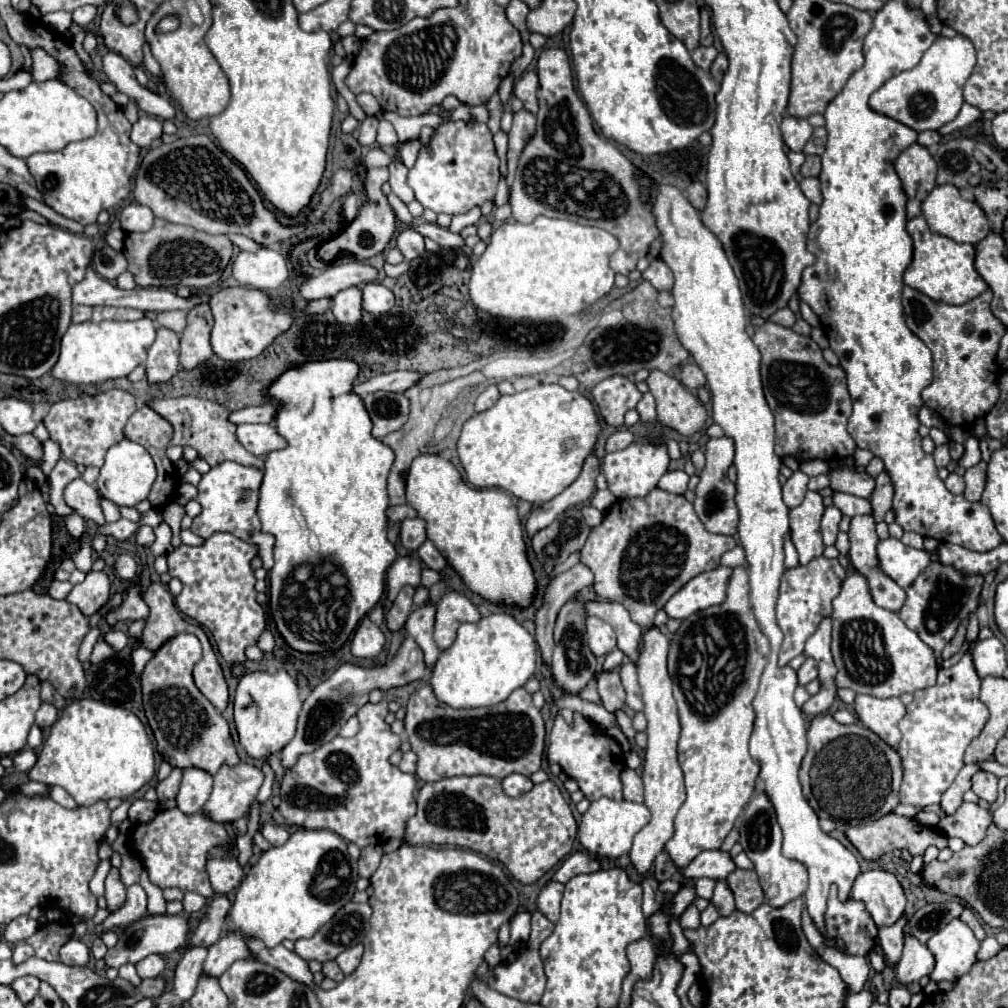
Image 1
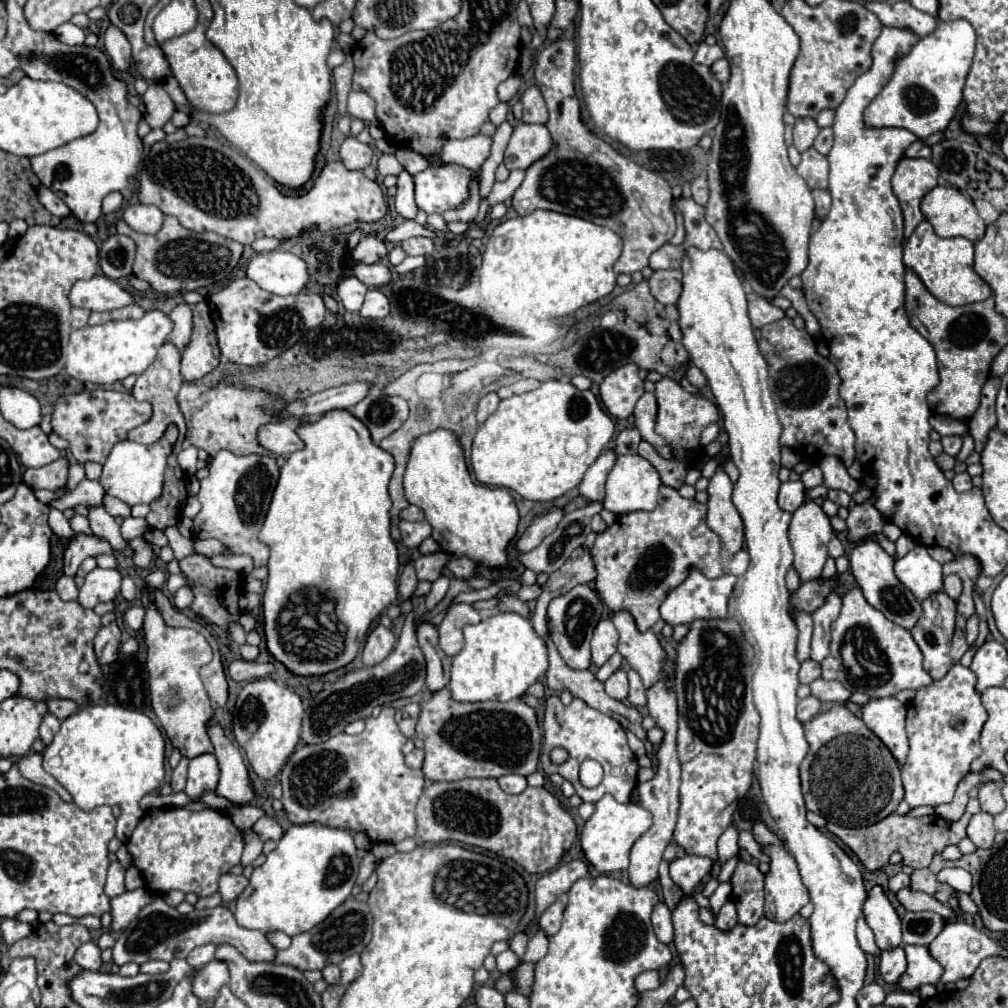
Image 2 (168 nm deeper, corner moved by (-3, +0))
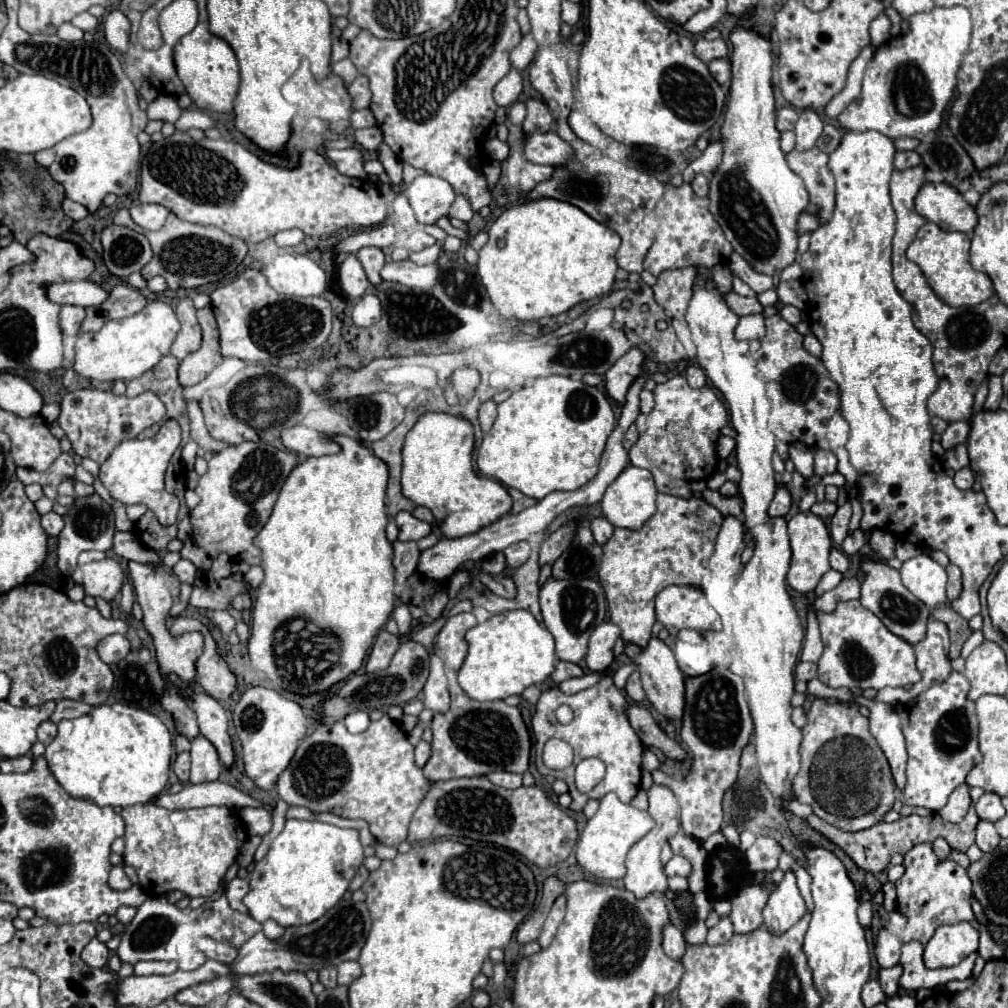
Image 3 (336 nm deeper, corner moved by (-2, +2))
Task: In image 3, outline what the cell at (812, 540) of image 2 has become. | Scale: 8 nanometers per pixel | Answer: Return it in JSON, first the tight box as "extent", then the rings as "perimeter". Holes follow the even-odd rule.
{"extent":[788,512,832,594],"perimeter":[[[798,512],[788,522],[788,534],[792,542],[792,564],[788,570],[788,584],[790,588],[806,594],[816,588],[820,578],[830,570],[828,554],[832,548],[832,538],[828,534],[828,528],[824,520],[812,512]]]}

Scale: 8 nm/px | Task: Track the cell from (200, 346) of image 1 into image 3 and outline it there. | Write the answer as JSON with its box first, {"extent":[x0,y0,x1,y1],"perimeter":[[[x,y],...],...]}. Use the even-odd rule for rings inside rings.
{"extent":[178,308,222,386],"perimeter":[[[200,308],[198,322],[202,326],[202,346],[180,362],[178,380],[182,386],[198,384],[200,380],[206,378],[206,374],[210,374],[222,362],[220,344],[218,344],[218,328],[216,328],[212,310]]]}

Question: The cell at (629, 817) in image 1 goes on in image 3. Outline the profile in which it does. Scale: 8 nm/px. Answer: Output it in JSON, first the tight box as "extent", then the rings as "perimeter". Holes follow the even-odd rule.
{"extent":[576,794,654,880],"perimeter":[[[606,794],[600,800],[598,812],[586,822],[586,828],[578,838],[576,860],[586,872],[598,878],[606,878],[606,880],[622,878],[626,874],[626,864],[624,864],[626,852],[632,848],[632,844],[636,844],[642,836],[646,836],[652,830],[652,826],[654,820],[646,810],[638,810],[630,804],[620,802],[616,794]]]}

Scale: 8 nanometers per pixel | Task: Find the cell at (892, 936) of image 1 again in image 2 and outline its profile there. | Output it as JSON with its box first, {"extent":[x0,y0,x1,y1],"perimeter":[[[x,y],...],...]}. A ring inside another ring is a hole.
{"extent":[879,948,907,984],"perimeter":[[[893,948],[889,952],[881,952],[879,972],[885,982],[895,984],[901,978],[901,974],[905,972],[905,968],[907,968],[907,960],[905,960],[903,948]]]}

